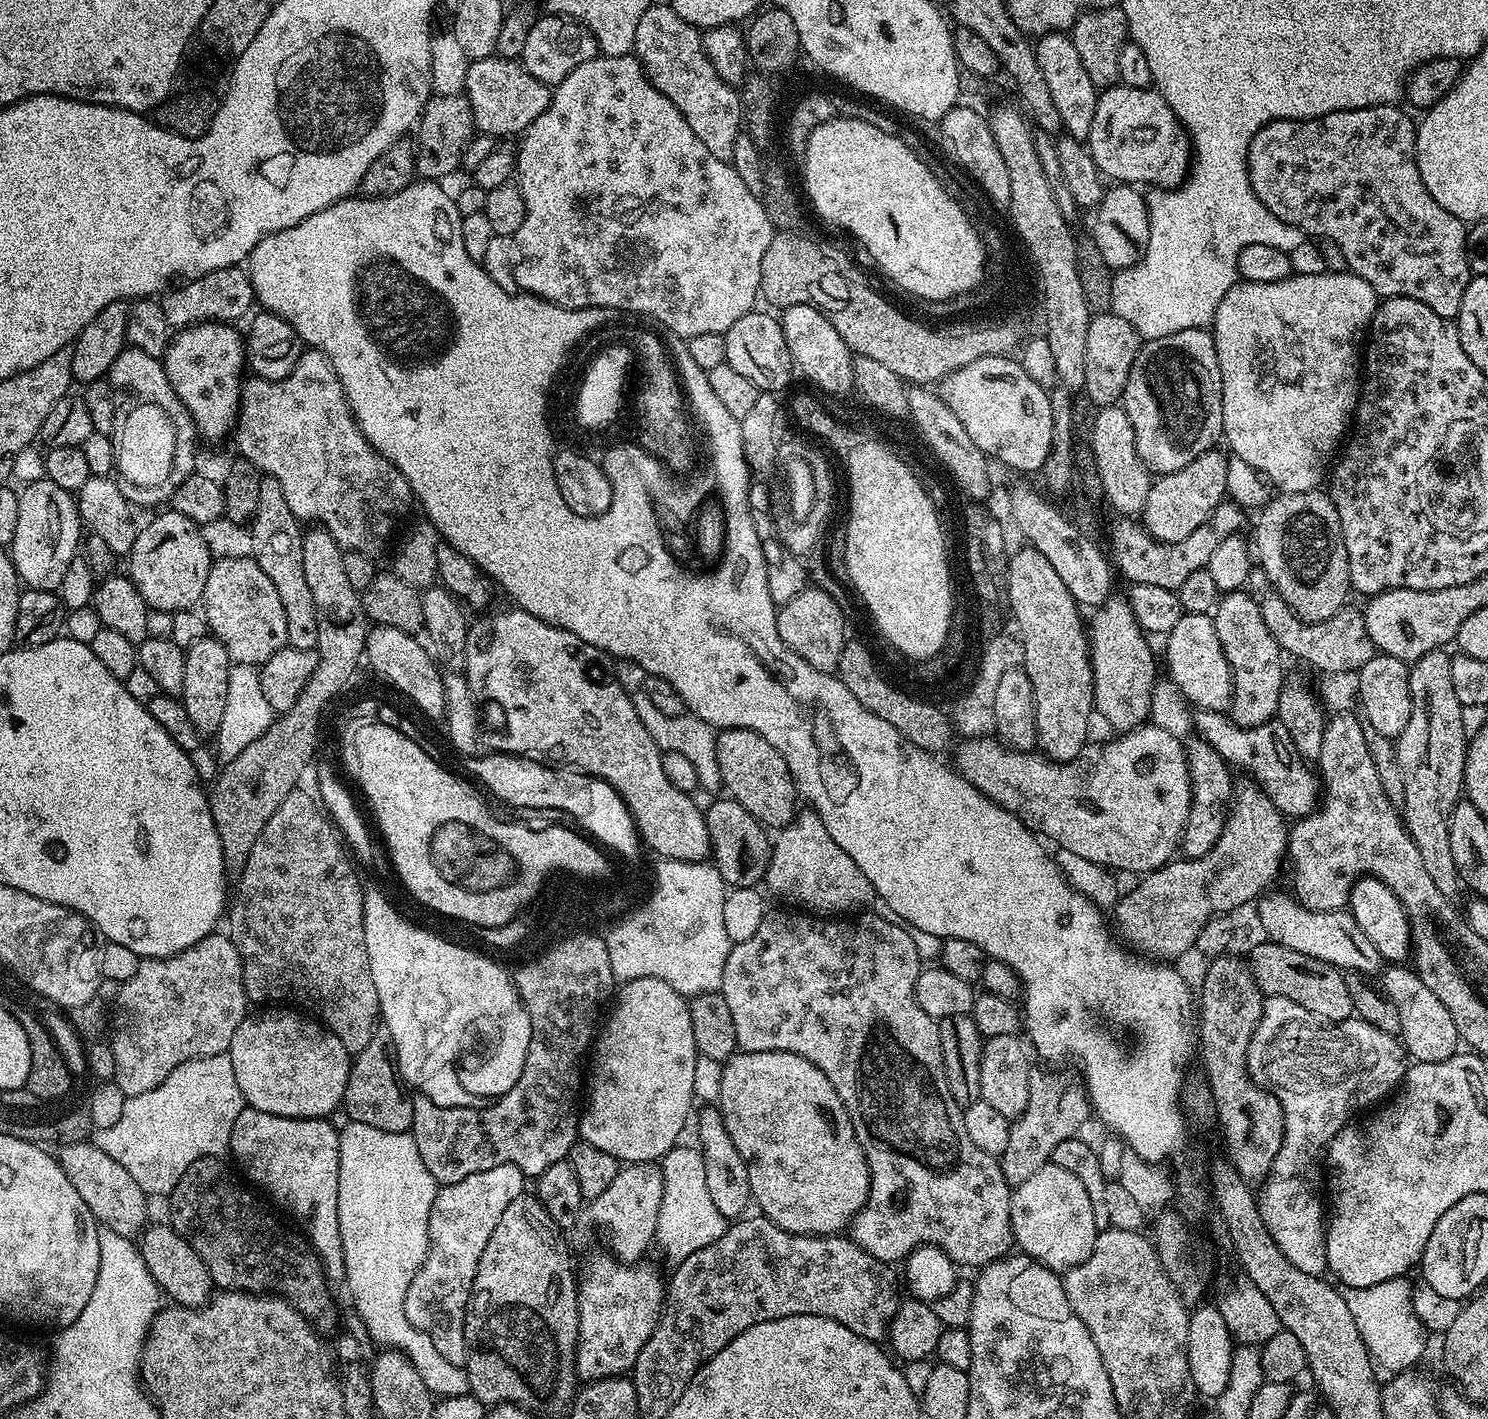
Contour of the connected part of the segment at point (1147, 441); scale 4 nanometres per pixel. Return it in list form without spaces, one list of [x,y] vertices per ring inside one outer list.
[[[1203,328],[1178,330],[1178,334],[1141,343],[1140,353],[1134,358],[1134,366],[1130,366],[1130,378],[1126,378],[1122,407],[1130,418],[1130,426],[1134,426],[1134,442],[1138,454],[1153,474],[1182,470],[1182,466],[1190,466],[1194,458],[1213,451],[1215,444],[1212,443],[1221,439],[1224,423],[1222,374],[1211,331]]]

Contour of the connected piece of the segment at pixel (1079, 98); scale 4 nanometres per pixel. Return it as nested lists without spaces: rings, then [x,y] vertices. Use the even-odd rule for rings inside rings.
[[[1047,32],[1035,41],[1036,61],[1046,77],[1046,87],[1050,89],[1050,98],[1054,98],[1054,106],[1058,106],[1058,114],[1064,123],[1063,131],[1075,140],[1087,141],[1090,134],[1090,122],[1094,122],[1096,97],[1098,90],[1094,82],[1090,82],[1090,74],[1086,74],[1086,66],[1082,66],[1082,57],[1074,46],[1071,35],[1062,32]]]

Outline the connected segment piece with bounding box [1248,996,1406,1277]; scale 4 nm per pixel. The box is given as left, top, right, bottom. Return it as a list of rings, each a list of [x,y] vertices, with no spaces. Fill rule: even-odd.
[[[1270,996],[1264,1001],[1264,1013],[1254,1030],[1248,1051],[1248,1075],[1258,1086],[1278,1098],[1284,1115],[1284,1137],[1282,1150],[1278,1150],[1278,1158],[1274,1158],[1274,1166],[1258,1192],[1260,1217],[1278,1250],[1282,1250],[1298,1270],[1306,1270],[1306,1274],[1323,1277],[1329,1271],[1326,1200],[1320,1197],[1320,1188],[1322,1192],[1326,1184],[1328,1147],[1342,1129],[1349,1127],[1351,1120],[1348,1119],[1355,1112],[1379,1105],[1399,1089],[1406,1073],[1404,1060],[1406,1053],[1399,1039],[1370,1026],[1365,1020],[1321,1020],[1318,1014],[1306,1010],[1306,1006],[1290,1002],[1290,998]]]

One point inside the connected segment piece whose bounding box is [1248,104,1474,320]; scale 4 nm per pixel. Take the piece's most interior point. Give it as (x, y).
(1350, 177)

